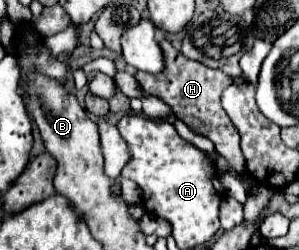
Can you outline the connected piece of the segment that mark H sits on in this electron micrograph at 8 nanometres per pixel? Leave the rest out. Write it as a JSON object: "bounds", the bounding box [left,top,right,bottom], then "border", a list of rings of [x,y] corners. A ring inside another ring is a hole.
{"bounds":[135,40,245,174],"border":[[[161,40],[159,46],[163,50],[165,68],[159,74],[137,72],[135,78],[137,78],[139,86],[147,94],[153,94],[153,96],[161,98],[165,104],[169,104],[173,108],[173,114],[179,120],[183,120],[189,128],[193,128],[197,134],[203,134],[209,140],[213,140],[217,154],[223,156],[235,172],[243,174],[245,172],[245,158],[243,158],[241,148],[239,148],[239,132],[235,130],[233,122],[229,120],[229,116],[225,114],[225,110],[221,108],[221,102],[219,102],[221,92],[233,82],[233,78],[223,74],[221,70],[211,70],[211,68],[203,66],[201,62],[183,58],[183,54],[177,52],[169,44],[169,40]]]}

